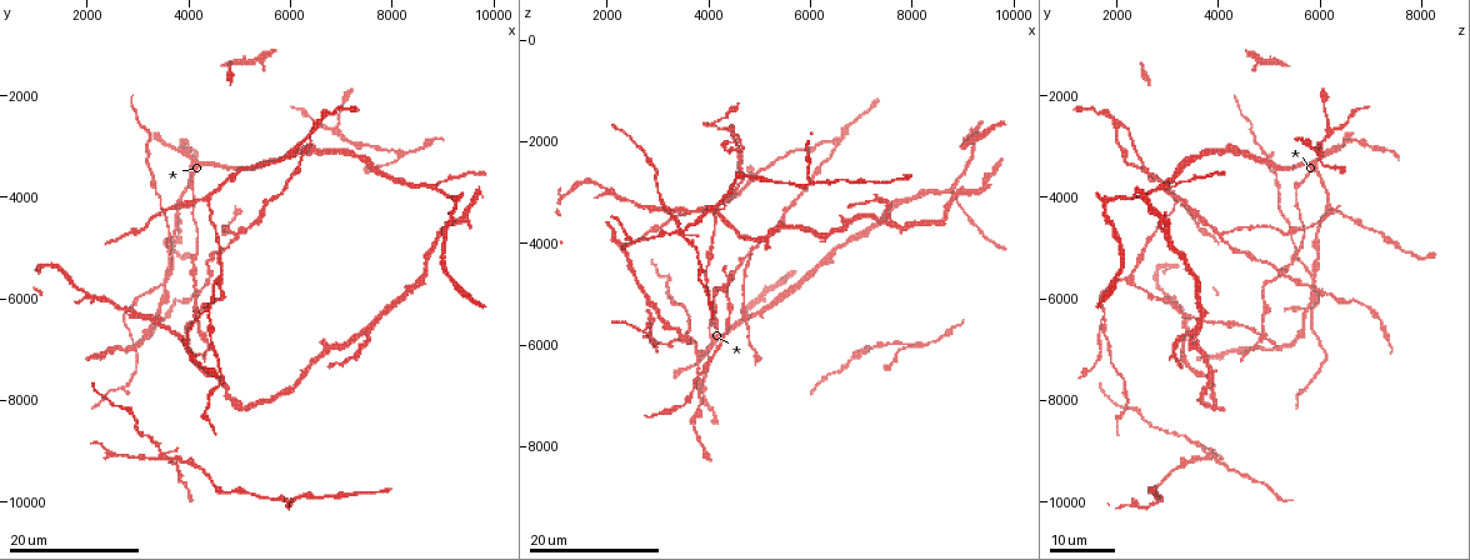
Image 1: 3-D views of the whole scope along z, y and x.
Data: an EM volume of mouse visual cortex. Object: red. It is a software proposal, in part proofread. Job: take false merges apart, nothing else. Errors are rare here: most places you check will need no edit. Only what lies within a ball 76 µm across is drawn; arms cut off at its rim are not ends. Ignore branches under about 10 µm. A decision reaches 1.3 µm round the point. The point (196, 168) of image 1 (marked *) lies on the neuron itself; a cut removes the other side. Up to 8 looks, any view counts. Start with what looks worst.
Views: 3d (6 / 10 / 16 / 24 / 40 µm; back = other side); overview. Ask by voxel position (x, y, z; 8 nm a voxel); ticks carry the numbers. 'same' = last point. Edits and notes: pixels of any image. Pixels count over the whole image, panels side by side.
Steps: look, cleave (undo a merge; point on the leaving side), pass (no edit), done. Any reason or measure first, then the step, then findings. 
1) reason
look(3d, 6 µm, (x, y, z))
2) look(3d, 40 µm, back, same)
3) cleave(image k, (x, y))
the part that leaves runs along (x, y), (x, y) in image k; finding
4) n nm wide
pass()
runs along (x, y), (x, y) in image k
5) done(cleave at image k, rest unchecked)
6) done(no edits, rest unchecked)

four-way junction
look(3d, 24 µm, (3500, 9100, 3800))

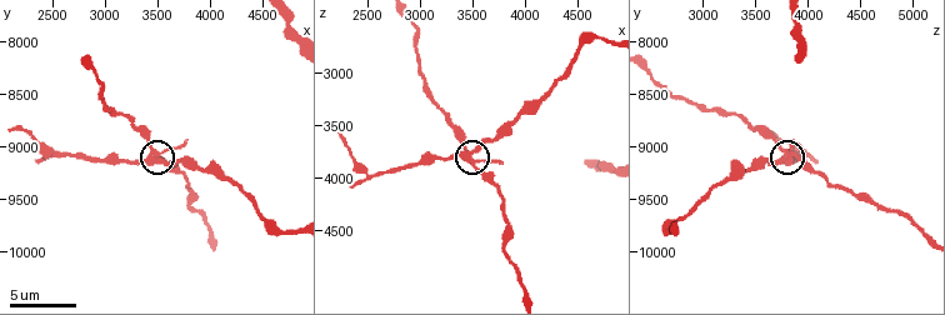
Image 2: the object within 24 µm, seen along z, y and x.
look(3d, 10 µm, (3440, 9040, 3760))

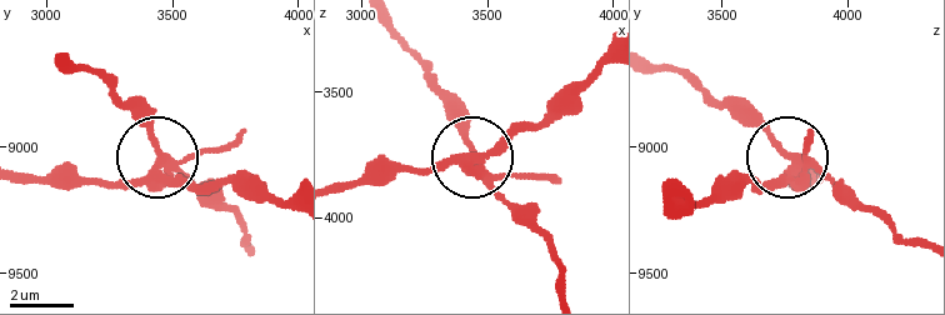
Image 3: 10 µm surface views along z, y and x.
cleave(image 3, (153, 134))
the part that leaves runs along (790, 178), (766, 131), (654, 68) in image 3; two neurons meet here

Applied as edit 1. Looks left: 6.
two arms in line, one across
look(3d, 24 µm, (3550, 5550, 5800))

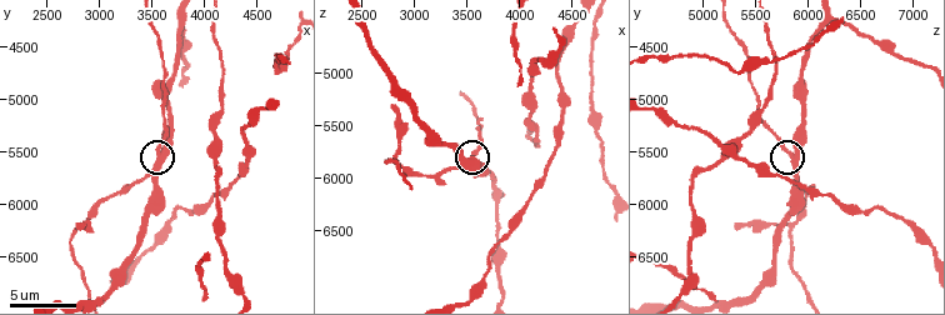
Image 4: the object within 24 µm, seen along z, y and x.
closer look
look(3d, 10 µm, (3580, 5540, 5840))

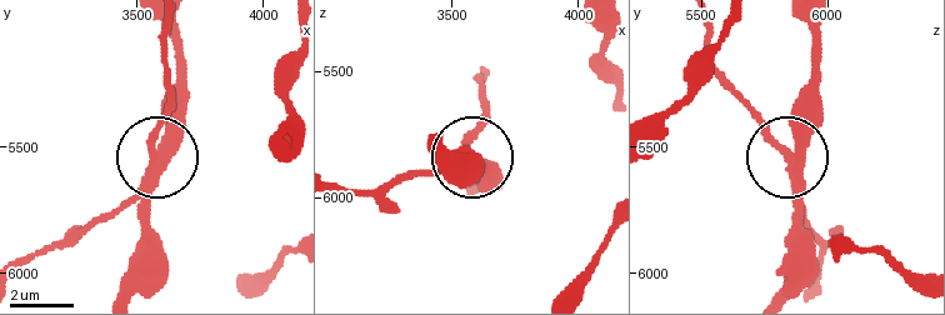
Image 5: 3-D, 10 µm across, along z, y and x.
3 arms
cleave(image 5, (113, 214))
the part that leaves runs along (148, 173), (148, 143), (164, 103), (164, 21) in image 5; two neurons meet here

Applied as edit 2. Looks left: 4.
look(overview)

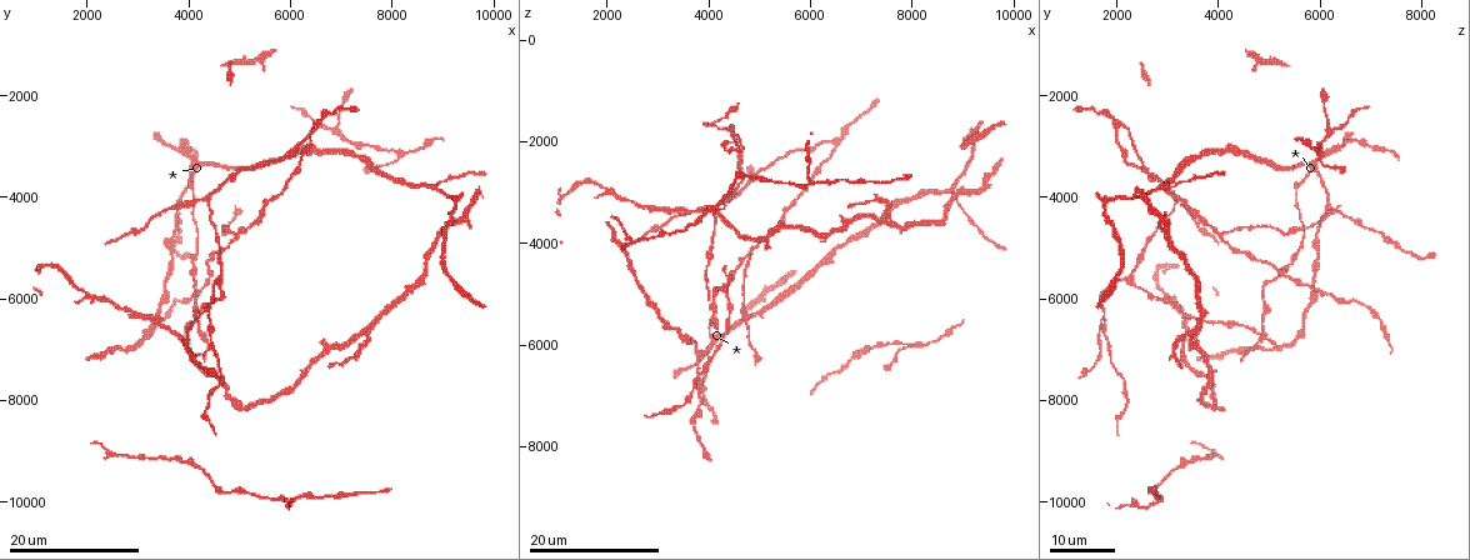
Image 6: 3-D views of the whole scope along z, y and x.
three arms meet
look(3d, 16 µm, (4350, 6250, 1700))

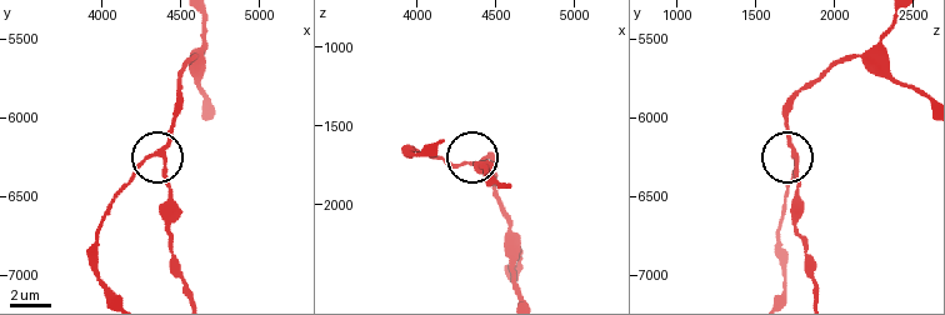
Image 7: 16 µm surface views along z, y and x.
look(3d, 6 µm, (4380, 6240, 1760))

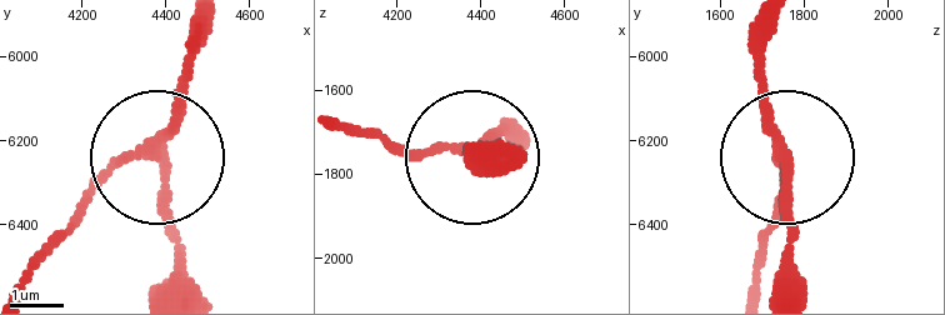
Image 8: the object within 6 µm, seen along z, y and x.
pass()
runs along (195, 28), (159, 149), (25, 265) in image 8; all the same neuron

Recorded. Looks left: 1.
done(cleave at image 3, cleave at image 5, rest unchecked)

